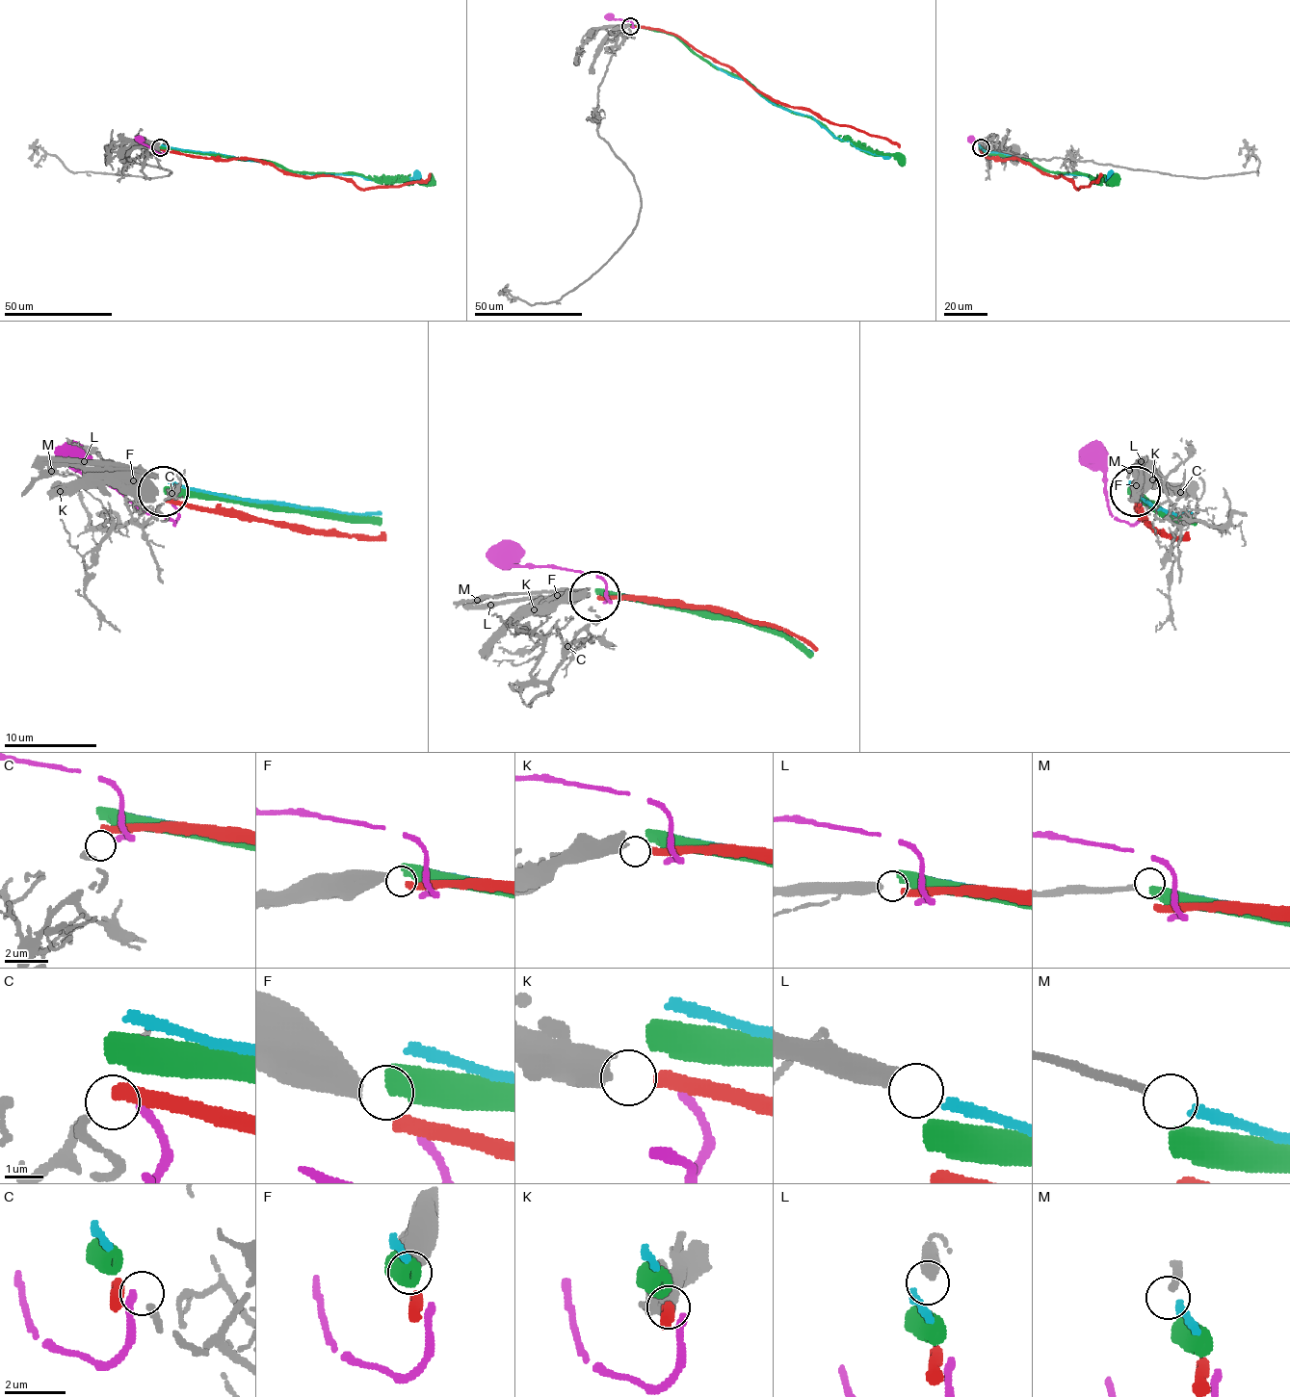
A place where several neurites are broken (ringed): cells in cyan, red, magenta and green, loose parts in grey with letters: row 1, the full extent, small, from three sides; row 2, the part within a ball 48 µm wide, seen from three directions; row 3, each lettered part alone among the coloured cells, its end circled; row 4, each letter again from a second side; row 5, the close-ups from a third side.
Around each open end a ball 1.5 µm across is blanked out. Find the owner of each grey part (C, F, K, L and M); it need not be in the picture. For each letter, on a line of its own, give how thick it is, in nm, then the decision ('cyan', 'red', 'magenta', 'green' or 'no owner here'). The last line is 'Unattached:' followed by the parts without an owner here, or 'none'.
C: 240 nm thick; magenta
F: 550 nm thick; no owner here
K: 650 nm thick; red
L: 500 nm thick; no owner here
M: 240 nm thick; cyan
Unattached: F, L

